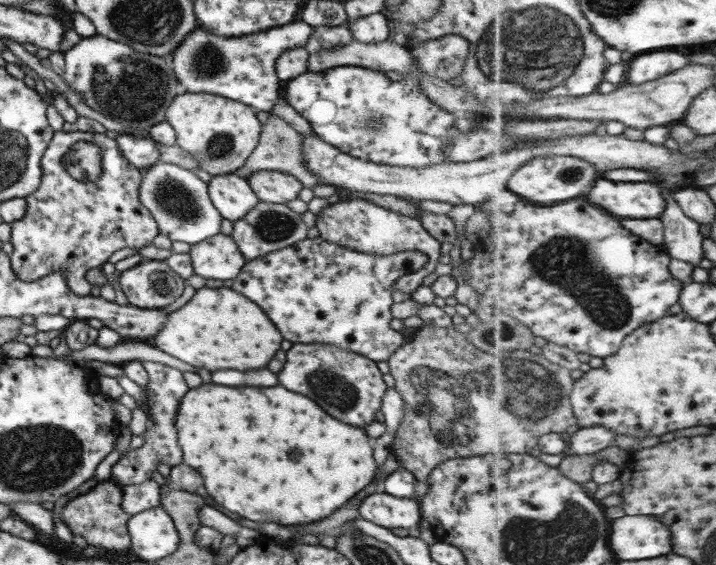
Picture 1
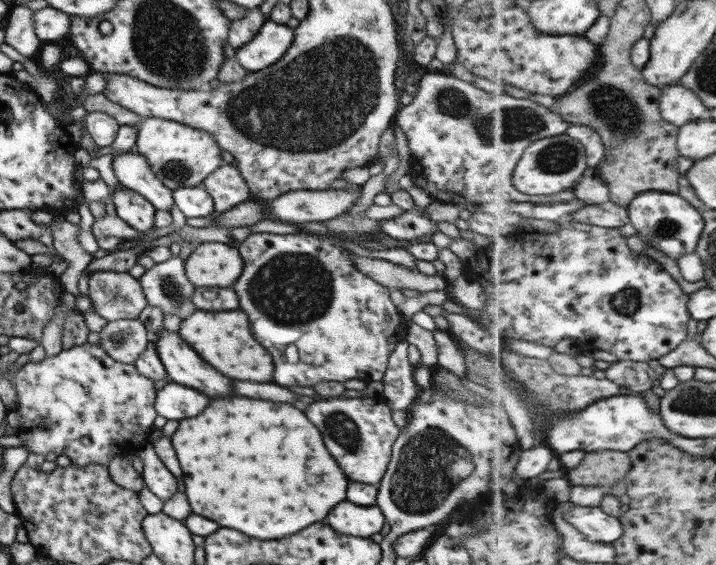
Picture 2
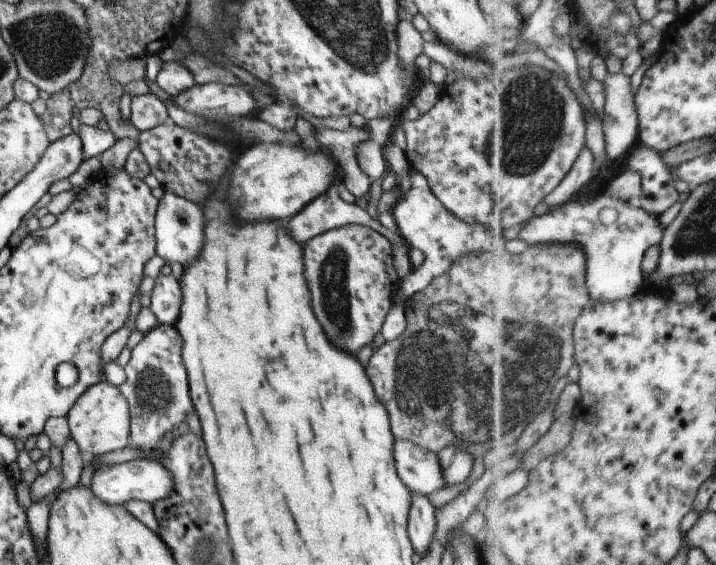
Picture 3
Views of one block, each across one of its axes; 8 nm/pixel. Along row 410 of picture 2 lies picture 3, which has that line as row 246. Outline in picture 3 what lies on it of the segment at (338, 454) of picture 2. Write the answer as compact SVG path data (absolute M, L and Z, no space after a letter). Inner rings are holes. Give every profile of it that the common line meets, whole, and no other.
M347 224L326 230L305 242L305 280L313 294L313 314L333 346L355 354L380 331L399 288L390 242L375 229Z

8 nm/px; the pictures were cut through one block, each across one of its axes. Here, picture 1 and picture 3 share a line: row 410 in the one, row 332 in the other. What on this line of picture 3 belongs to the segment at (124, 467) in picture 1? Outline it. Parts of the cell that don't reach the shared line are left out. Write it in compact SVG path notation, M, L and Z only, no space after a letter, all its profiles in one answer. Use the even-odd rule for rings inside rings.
M157 325L143 335L142 340L131 349L130 358L123 367L125 380L117 387L128 404L130 427L129 438L131 448L139 452L151 452L160 446L160 439L166 434L177 432L179 422L191 412L191 400L187 392L187 376L181 364L181 338L173 326Z

